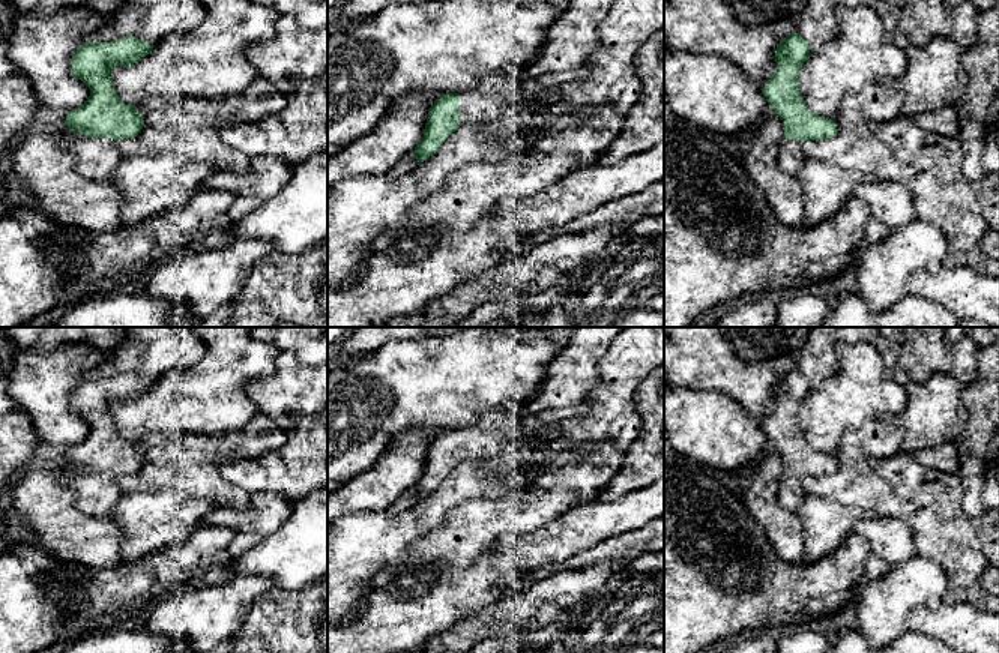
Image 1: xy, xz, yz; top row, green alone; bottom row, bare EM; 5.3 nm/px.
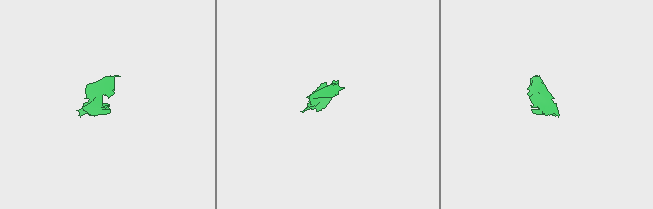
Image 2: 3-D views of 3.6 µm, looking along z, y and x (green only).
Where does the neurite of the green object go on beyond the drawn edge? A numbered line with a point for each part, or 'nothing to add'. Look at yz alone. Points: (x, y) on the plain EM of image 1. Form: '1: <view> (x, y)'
1: yz (790, 493)

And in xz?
1: xz (407, 499)

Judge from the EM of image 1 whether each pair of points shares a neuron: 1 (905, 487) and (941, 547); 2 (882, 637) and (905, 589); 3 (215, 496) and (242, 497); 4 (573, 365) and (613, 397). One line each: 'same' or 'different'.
1: same
2: same
3: same
4: different

